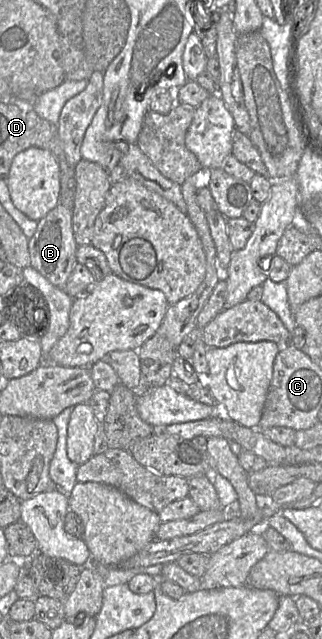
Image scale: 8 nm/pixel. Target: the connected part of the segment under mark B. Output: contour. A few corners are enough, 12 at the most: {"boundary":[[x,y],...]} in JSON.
{"boundary":[[58,204],[29,239],[30,266],[64,289],[77,263],[73,212]]}

